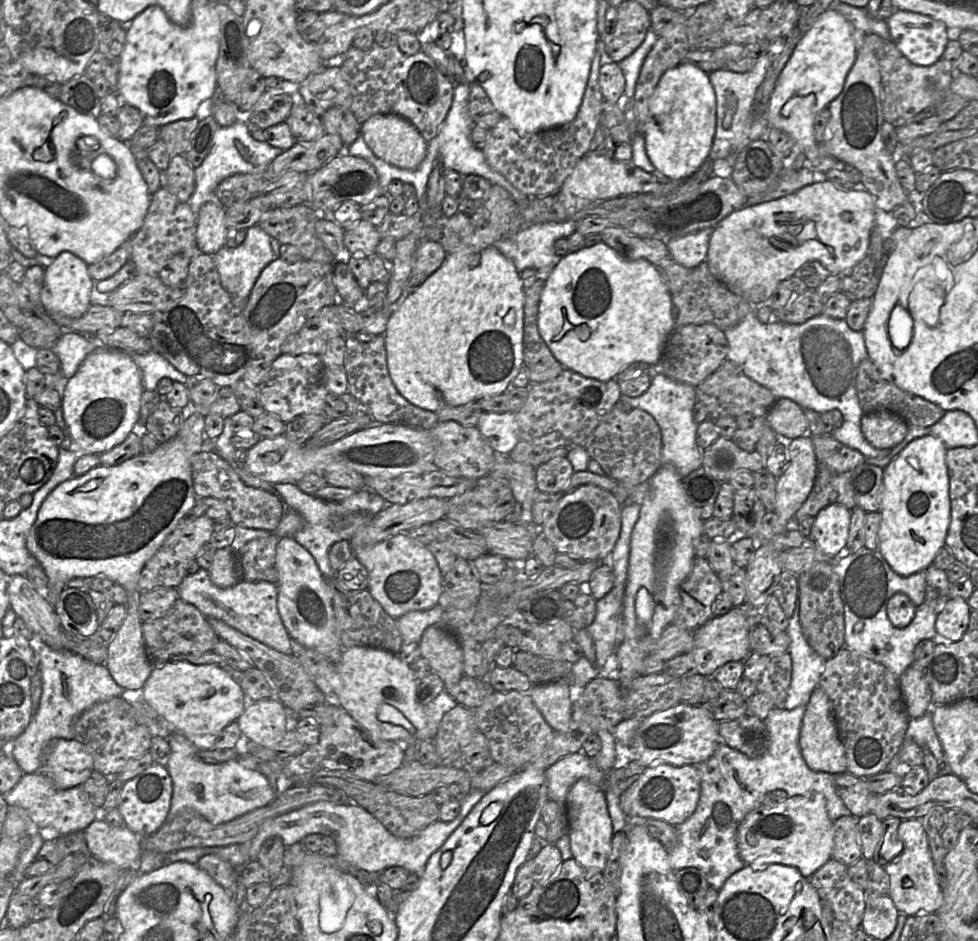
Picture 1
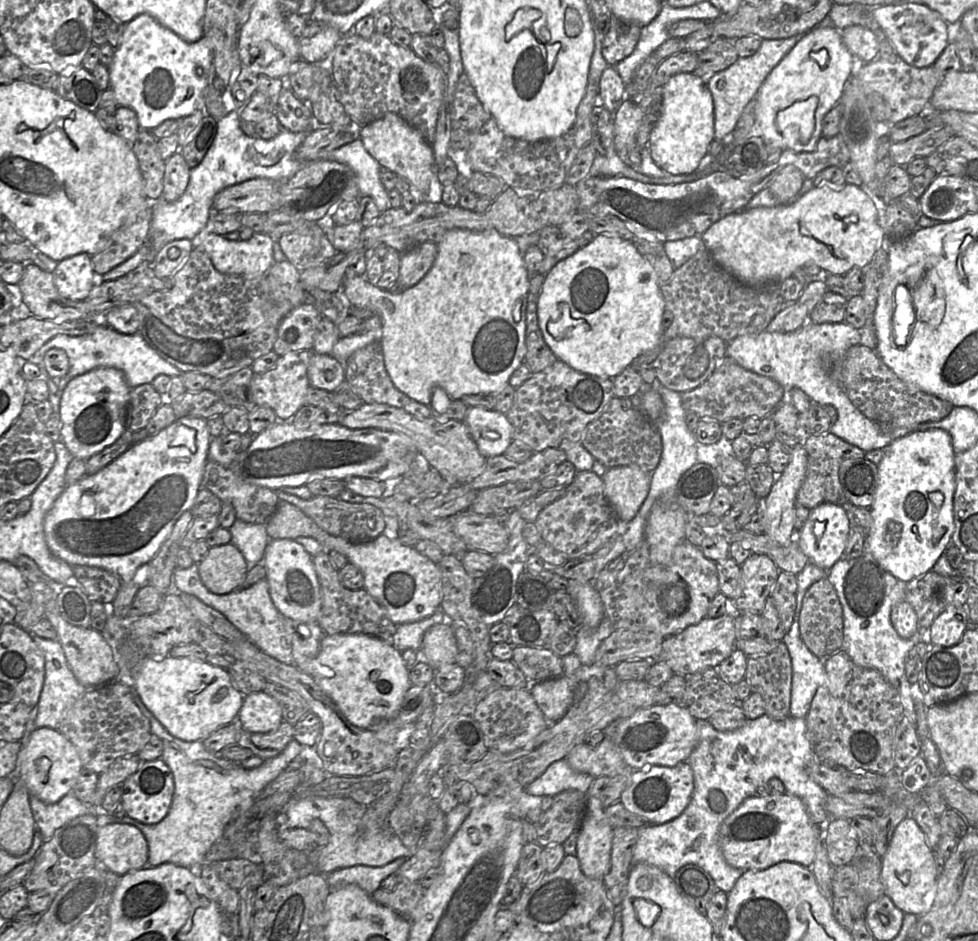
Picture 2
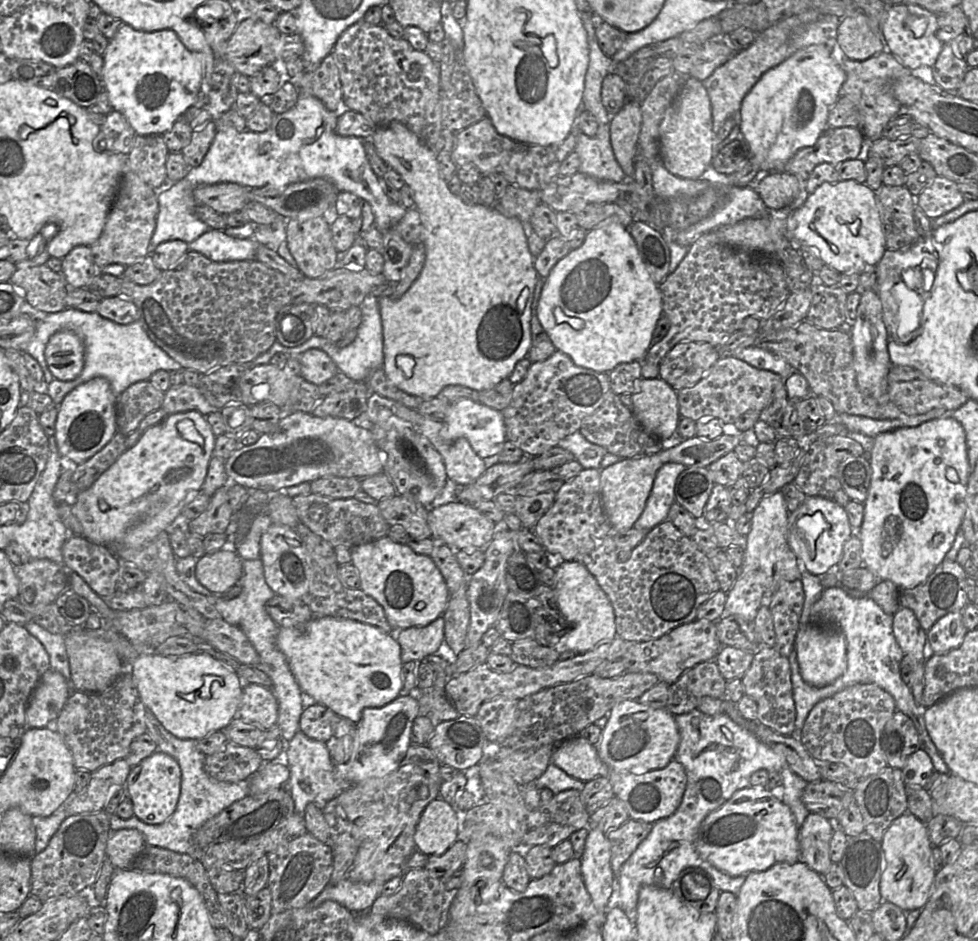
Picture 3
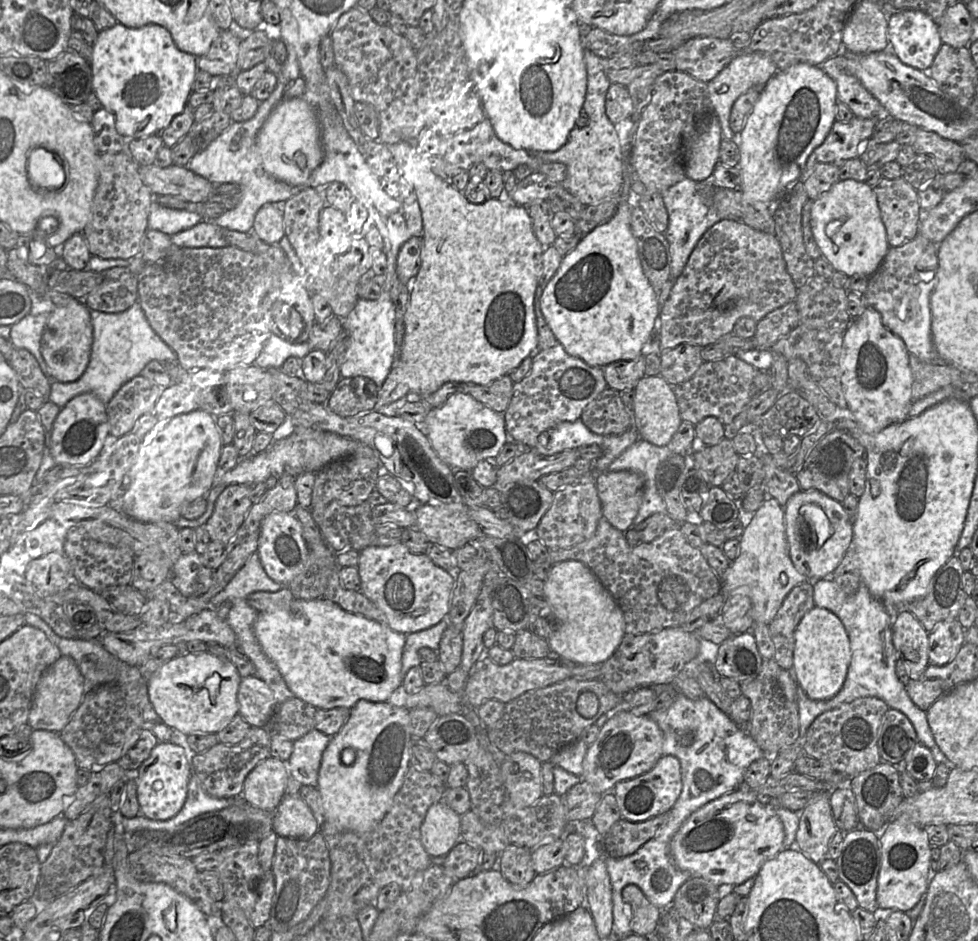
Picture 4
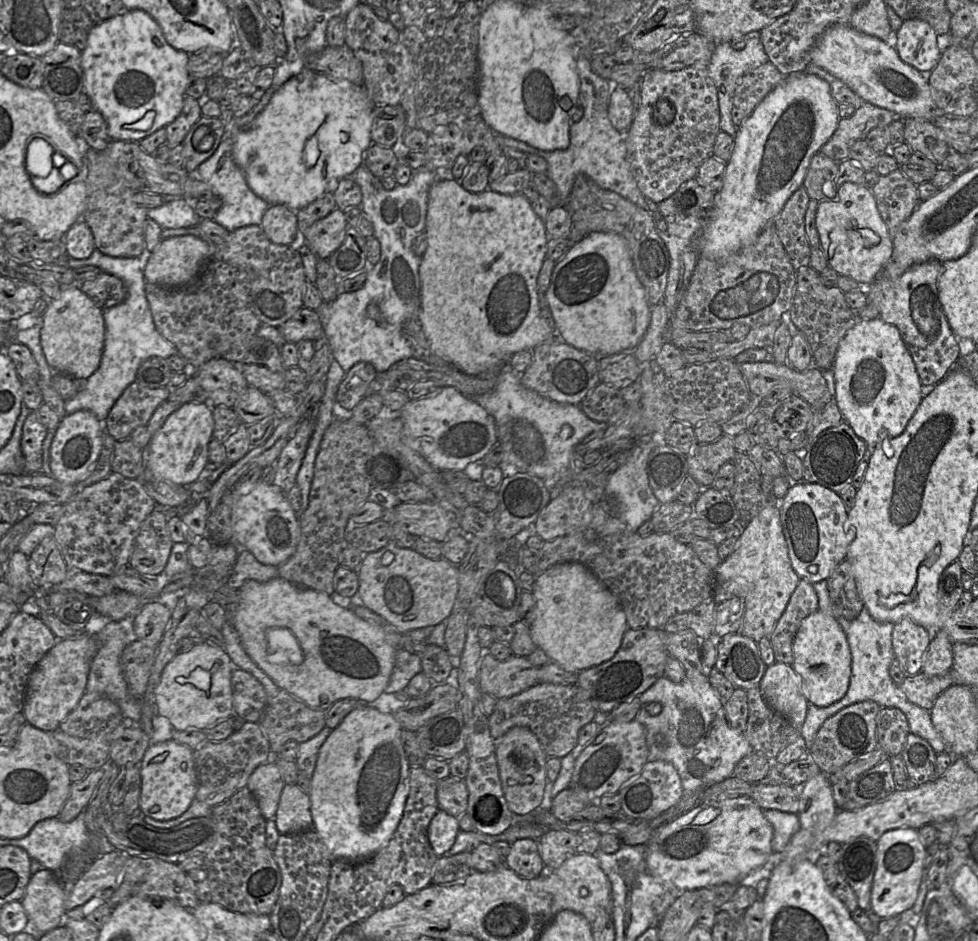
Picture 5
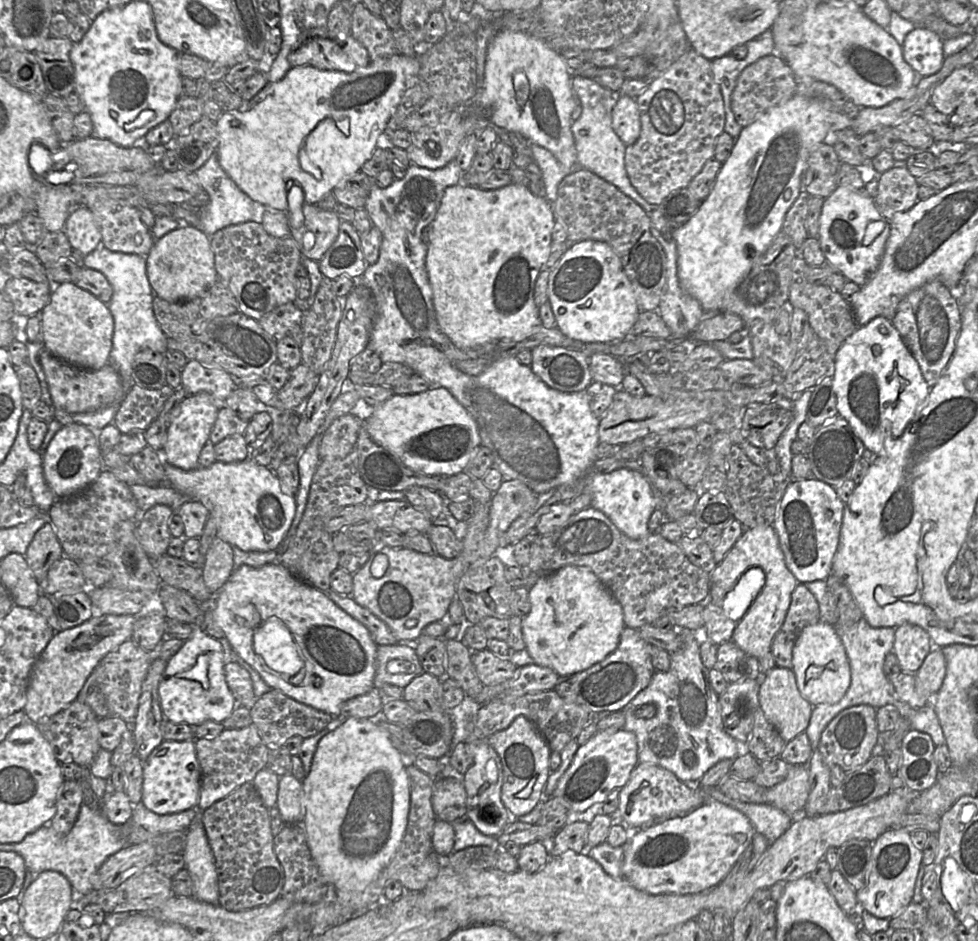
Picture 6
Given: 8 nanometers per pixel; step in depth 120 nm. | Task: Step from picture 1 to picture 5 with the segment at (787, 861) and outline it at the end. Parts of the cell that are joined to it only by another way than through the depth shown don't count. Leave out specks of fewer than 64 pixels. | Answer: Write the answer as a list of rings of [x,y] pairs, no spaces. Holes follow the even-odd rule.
[[[739,796],[735,798],[727,798],[720,801],[705,802],[699,807],[695,807],[687,813],[679,816],[678,818],[666,823],[657,829],[652,839],[645,845],[646,853],[645,859],[651,874],[660,880],[675,897],[679,897],[681,893],[686,891],[693,891],[705,887],[721,885],[724,883],[745,885],[755,887],[756,883],[763,878],[769,877],[768,862],[773,855],[772,850],[773,828],[764,815],[764,810],[751,798],[747,796]]]

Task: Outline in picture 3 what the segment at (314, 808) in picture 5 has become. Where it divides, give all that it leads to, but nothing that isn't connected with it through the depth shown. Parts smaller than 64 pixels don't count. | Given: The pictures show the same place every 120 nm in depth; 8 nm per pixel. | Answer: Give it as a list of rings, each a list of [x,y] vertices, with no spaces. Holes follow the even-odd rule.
[[[418,690],[413,694],[400,695],[383,707],[363,709],[360,722],[355,724],[357,730],[349,760],[334,766],[334,778],[340,782],[342,790],[369,778],[387,776],[399,768],[412,744],[412,725],[419,715],[417,693]]]

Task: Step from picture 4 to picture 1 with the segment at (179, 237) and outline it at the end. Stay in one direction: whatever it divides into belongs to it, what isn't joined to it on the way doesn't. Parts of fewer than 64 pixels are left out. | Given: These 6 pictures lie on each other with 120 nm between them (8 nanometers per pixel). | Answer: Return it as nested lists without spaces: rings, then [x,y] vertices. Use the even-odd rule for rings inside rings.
[[[255,225],[246,229],[246,237],[239,246],[235,248],[224,246],[212,255],[221,285],[232,298],[243,298],[247,300],[261,272],[269,263],[274,261],[270,240],[271,236],[259,225]]]

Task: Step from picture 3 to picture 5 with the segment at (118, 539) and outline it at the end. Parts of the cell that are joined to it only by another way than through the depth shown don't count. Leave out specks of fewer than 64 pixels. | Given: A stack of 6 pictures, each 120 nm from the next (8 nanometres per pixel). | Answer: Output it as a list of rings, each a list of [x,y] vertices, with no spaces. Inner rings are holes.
[[[184,403],[173,411],[162,427],[151,436],[143,450],[146,466],[156,478],[179,486],[200,480],[206,472],[208,444],[212,439],[214,421],[209,403]]]

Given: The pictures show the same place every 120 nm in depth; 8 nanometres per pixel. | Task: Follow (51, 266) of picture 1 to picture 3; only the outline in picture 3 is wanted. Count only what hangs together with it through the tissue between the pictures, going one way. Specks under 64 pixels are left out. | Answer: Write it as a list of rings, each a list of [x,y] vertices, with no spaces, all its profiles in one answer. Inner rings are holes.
[[[78,245],[63,259],[61,270],[67,284],[72,288],[83,288],[98,272],[90,246]]]

